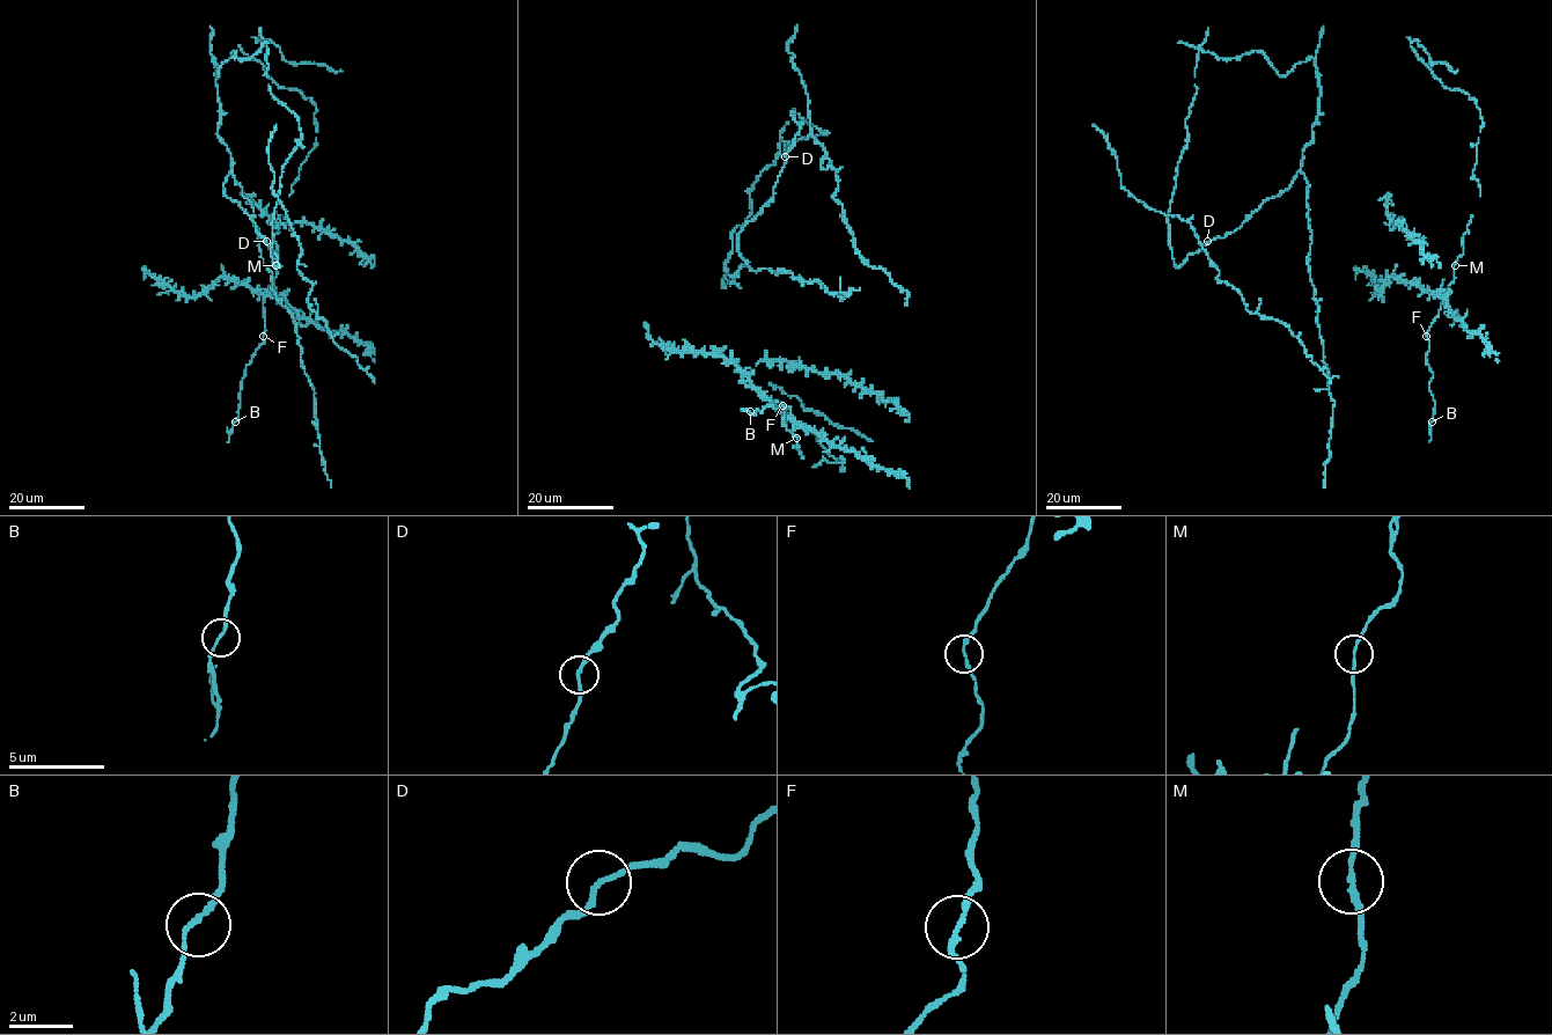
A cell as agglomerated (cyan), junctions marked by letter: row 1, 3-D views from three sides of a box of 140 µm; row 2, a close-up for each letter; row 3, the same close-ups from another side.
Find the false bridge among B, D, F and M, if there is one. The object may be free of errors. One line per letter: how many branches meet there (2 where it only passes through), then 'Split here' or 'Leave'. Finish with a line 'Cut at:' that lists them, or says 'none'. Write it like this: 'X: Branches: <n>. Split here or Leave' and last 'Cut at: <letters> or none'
B: Branches: 2. Leave
D: Branches: 2. Leave
F: Branches: 2. Leave
M: Branches: 2. Leave
Cut at: none

